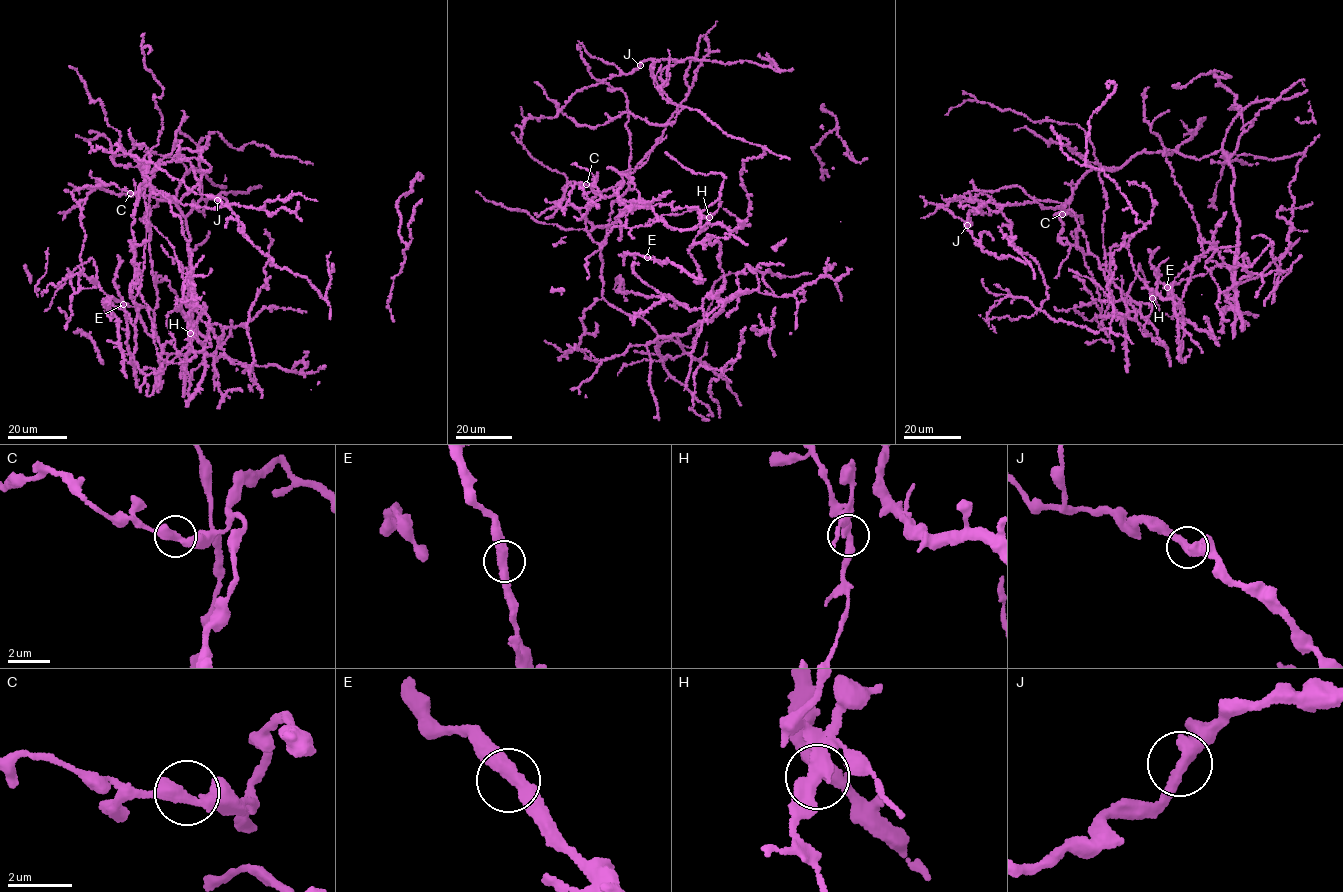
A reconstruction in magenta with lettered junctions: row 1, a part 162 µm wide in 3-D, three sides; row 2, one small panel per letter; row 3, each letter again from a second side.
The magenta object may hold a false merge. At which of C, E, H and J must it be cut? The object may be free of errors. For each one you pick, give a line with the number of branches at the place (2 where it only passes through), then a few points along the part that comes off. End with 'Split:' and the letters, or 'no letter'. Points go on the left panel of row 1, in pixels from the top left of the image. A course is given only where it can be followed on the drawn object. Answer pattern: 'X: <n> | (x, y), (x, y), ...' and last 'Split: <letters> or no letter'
H: 2 | (189, 333), (193, 296), (182, 277), (180, 263), (170, 257), (161, 245)
Split: H

